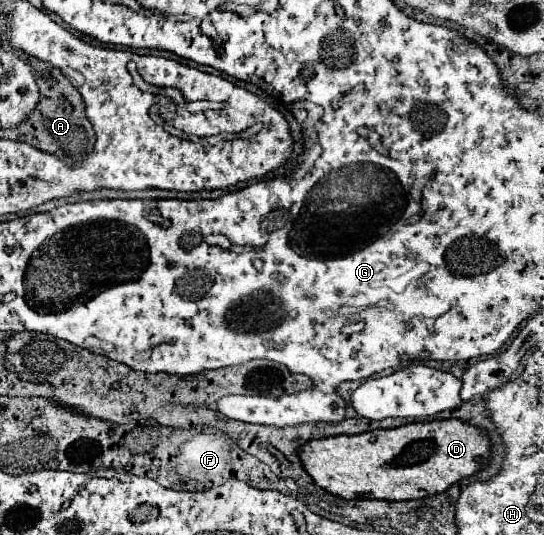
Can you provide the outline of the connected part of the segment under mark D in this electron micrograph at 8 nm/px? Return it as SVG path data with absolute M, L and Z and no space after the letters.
M459 419L445 421L421 421L409 423L395 429L375 429L357 435L337 435L325 439L311 439L297 449L303 469L309 477L341 499L385 499L385 501L407 501L435 495L451 487L463 477L477 473L489 457L489 439L481 429L463 423Z

